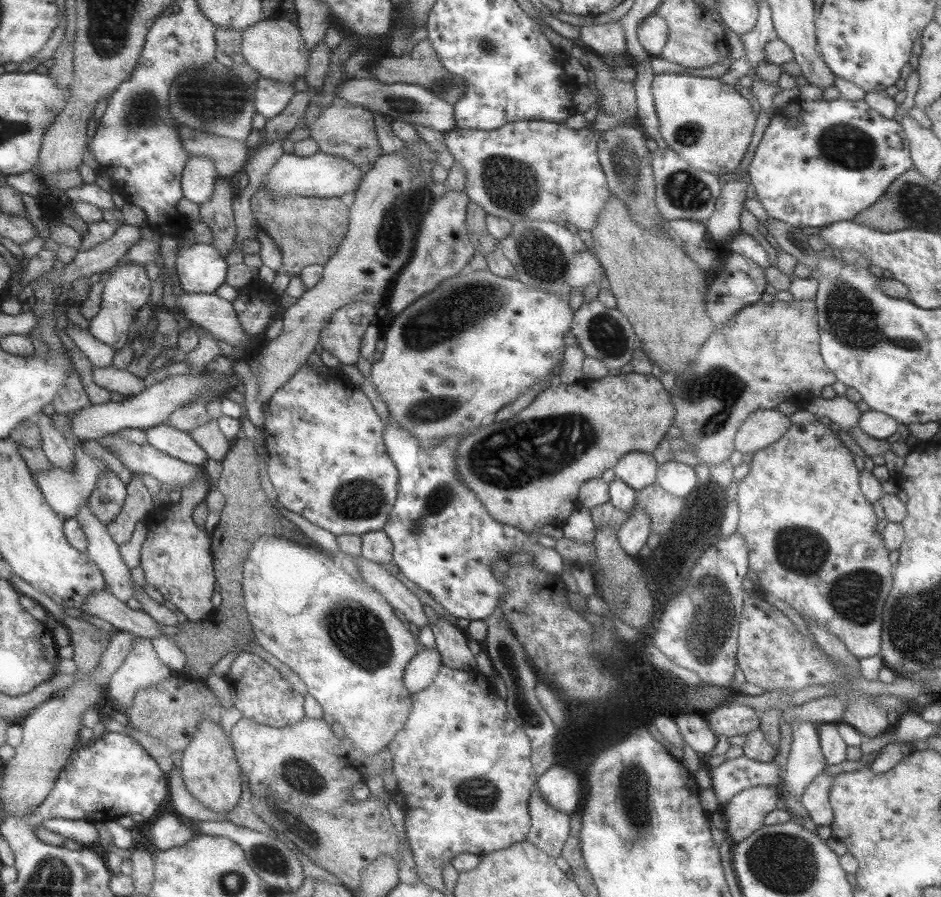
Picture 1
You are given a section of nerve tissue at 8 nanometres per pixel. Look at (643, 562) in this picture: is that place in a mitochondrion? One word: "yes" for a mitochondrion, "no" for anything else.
no

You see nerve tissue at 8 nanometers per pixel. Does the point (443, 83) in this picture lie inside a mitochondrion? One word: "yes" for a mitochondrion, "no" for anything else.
yes

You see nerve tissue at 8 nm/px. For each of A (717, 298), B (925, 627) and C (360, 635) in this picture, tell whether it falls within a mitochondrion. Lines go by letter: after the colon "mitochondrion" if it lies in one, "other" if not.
A: mitochondrion
B: mitochondrion
C: mitochondrion

